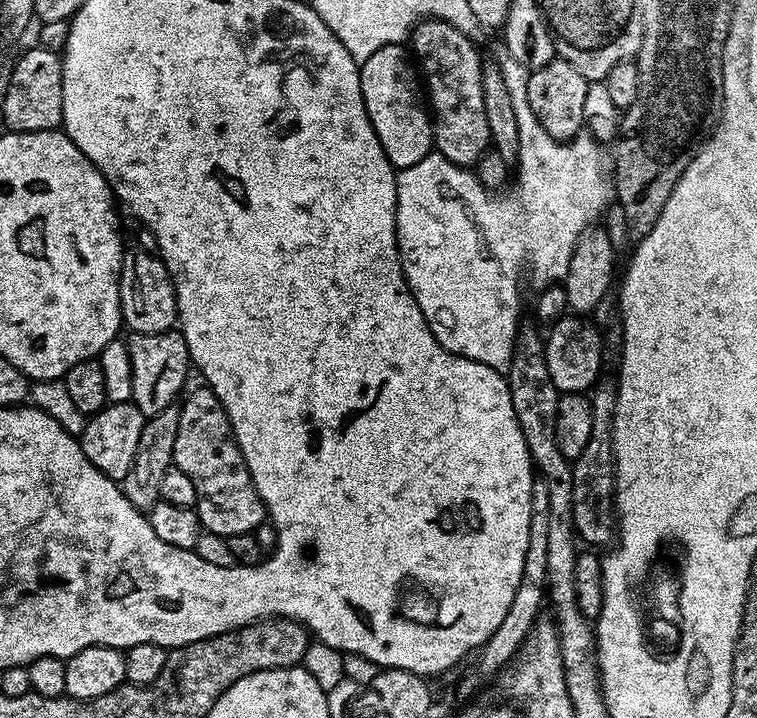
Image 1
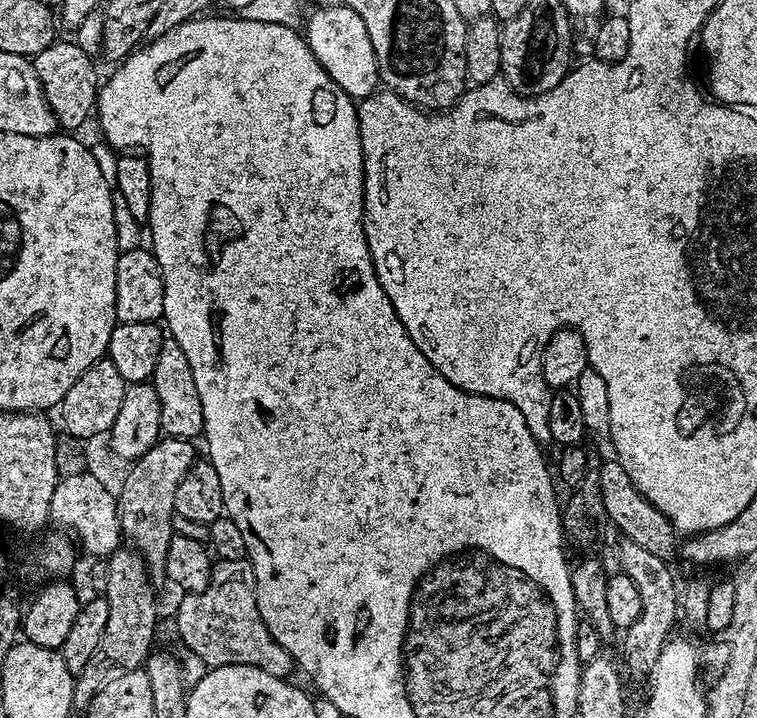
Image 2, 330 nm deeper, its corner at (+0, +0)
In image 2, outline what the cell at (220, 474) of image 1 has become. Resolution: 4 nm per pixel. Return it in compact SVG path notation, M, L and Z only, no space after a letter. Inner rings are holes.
M157 440L155 446L146 450L146 454L142 454L142 458L135 460L128 468L126 482L117 499L123 539L144 559L153 581L156 582L165 579L166 554L176 510L174 494L178 494L178 482L186 478L186 470L190 470L190 466L198 459L196 446L190 440Z

